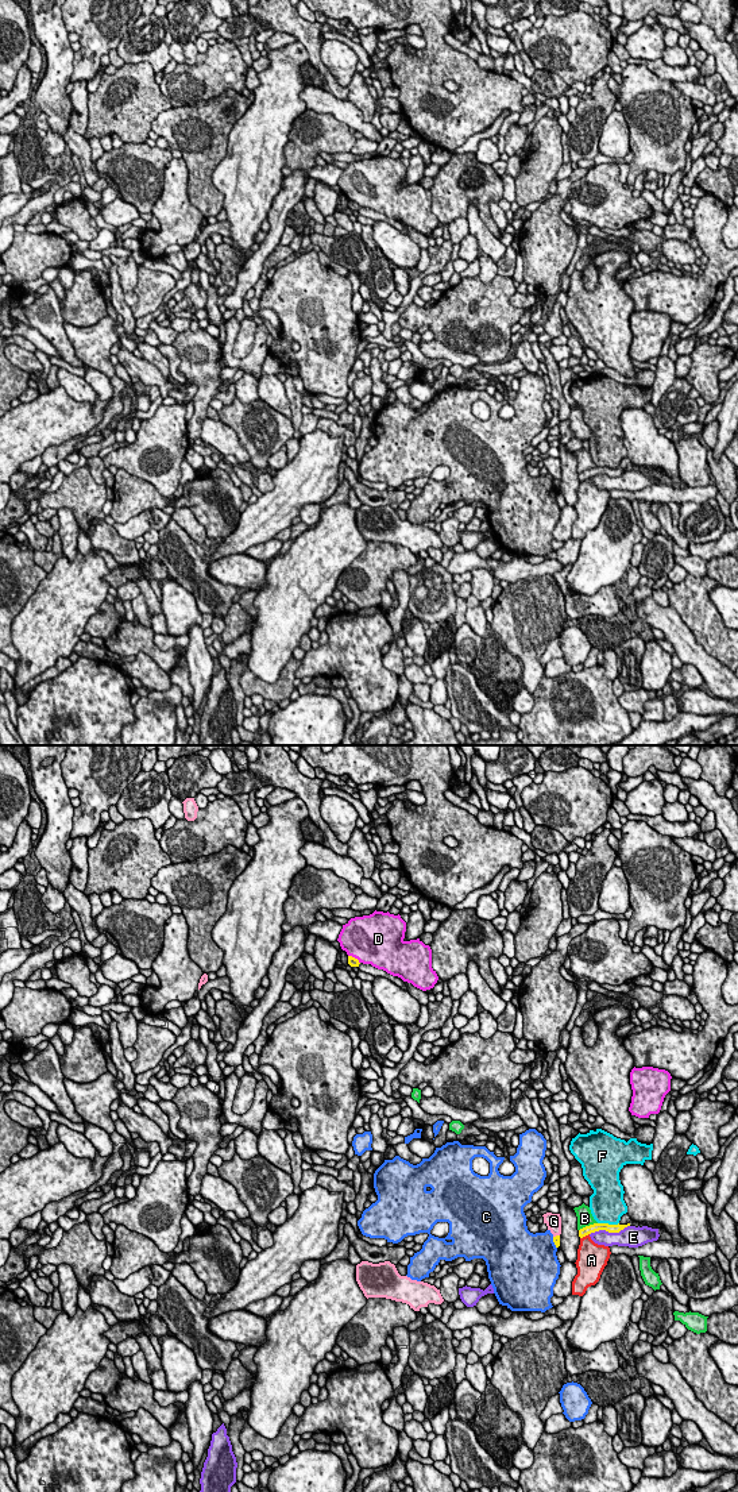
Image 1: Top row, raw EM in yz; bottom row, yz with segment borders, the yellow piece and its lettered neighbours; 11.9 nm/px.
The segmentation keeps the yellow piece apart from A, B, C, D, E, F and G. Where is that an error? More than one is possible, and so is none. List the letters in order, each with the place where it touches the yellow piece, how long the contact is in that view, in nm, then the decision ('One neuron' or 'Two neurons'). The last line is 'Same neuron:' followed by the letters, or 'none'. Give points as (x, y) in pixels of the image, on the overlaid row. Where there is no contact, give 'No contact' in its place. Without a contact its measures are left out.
A: Touches yellow at yz (584, 1236). Shared border 130 nm. Two neurons
B: Touches yellow at yz (587, 1226). Shared border 240 nm. Two neurons
C: Touches yellow at yz (553, 1241). Shared border 150 nm. Two neurons
D: Touches yellow at yz (354, 957). Shared border 180 nm. Two neurons
E: Touches yellow at yz (609, 1232). Shared border 500 nm. Two neurons
F: Touches yellow at yz (607, 1223). Shared border 260 nm. Two neurons
G: Touches yellow at yz (556, 1236). Shared border 90 nm. Two neurons
Same neuron: none

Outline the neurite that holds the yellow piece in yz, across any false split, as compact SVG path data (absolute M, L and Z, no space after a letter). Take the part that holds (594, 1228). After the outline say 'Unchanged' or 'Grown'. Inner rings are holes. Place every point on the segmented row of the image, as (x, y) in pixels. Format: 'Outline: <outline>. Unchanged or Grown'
Outline: M594 1223L594 1225L580 1229L579 1237L583 1238L583 1237L586 1237L591 1233L599 1231L599 1230L606 1230L608 1233L619 1233L621 1230L623 1230L627 1226L630 1226L630 1223L627 1223L627 1225Z. Unchanged

